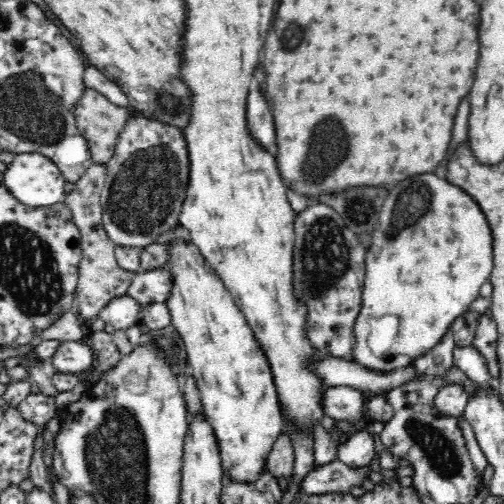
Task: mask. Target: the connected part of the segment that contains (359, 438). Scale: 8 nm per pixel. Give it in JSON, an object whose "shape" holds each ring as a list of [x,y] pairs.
{"shape":[[[367,430],[358,431],[347,437],[337,448],[338,456],[348,468],[367,466],[372,459],[377,459],[379,450],[374,443],[372,433]]]}

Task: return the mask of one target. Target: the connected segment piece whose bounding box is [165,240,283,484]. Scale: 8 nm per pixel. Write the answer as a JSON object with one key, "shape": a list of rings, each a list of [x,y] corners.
{"shape":[[[174,240],[169,243],[169,269],[172,277],[172,290],[166,299],[172,326],[182,337],[186,346],[187,360],[193,368],[193,378],[197,384],[201,404],[208,422],[212,424],[220,449],[221,470],[225,478],[237,484],[254,484],[266,470],[269,452],[280,436],[283,419],[280,416],[280,403],[276,398],[276,385],[269,370],[264,351],[253,338],[253,331],[246,323],[241,310],[233,302],[232,295],[225,290],[224,283],[214,272],[212,266],[200,254],[194,243]]]}

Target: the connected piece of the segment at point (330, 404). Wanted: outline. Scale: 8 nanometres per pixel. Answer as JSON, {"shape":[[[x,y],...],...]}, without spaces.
{"shape":[[[335,386],[324,390],[324,411],[334,420],[348,420],[360,422],[362,418],[367,418],[366,415],[366,398],[359,390],[354,390],[349,386]]]}

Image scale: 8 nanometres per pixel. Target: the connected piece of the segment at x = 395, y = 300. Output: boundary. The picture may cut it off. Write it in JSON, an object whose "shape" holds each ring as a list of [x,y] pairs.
{"shape":[[[422,174],[416,176],[412,194],[406,182],[395,184],[390,190],[365,258],[361,308],[352,330],[350,359],[372,372],[390,374],[399,368],[412,367],[417,356],[428,352],[480,296],[479,290],[488,282],[493,268],[492,229],[480,208],[468,200],[466,192],[460,192],[445,178]]]}

